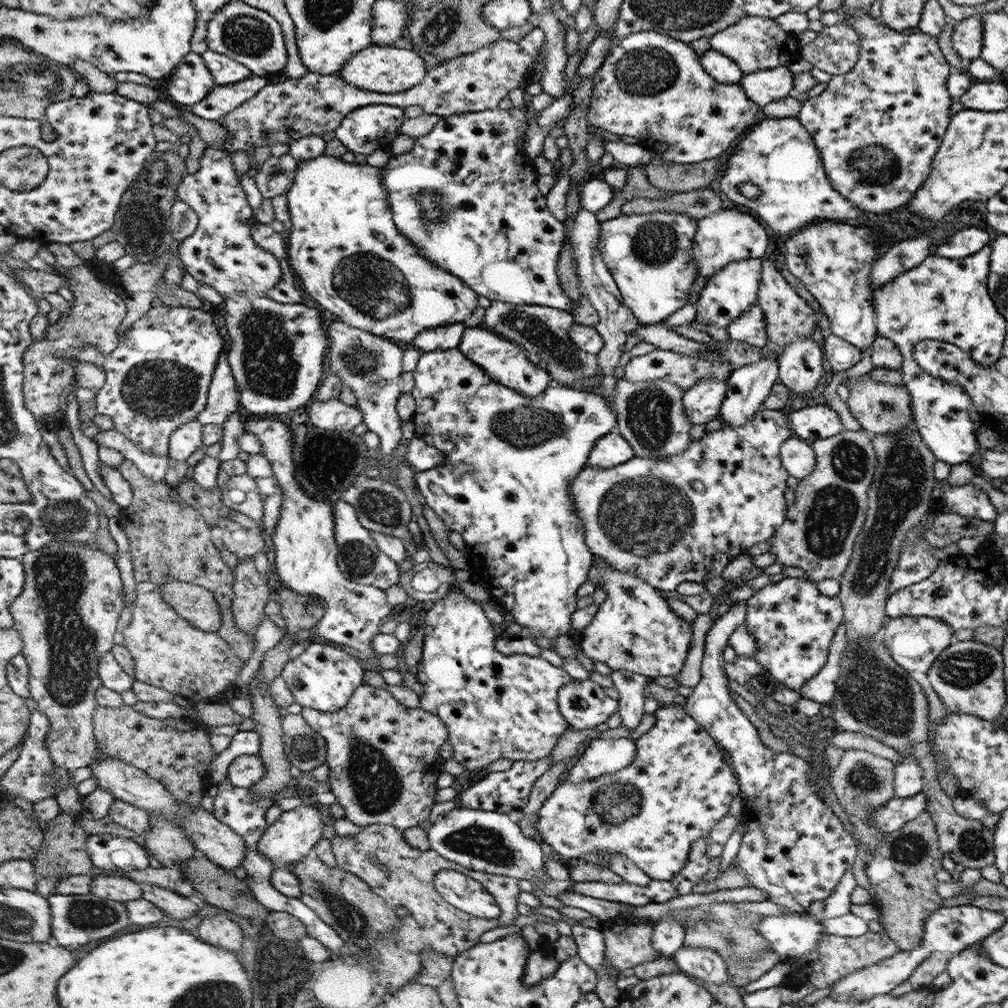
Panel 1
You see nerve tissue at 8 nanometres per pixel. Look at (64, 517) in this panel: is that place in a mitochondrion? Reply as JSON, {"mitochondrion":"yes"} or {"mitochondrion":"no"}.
{"mitochondrion":"yes"}

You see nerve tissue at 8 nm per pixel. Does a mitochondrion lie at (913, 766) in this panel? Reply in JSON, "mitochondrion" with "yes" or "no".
{"mitochondrion":"no"}

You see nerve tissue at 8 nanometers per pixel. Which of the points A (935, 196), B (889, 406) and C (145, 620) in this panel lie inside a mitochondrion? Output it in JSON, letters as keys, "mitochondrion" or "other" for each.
{"A":"other","B":"mitochondrion","C":"other"}

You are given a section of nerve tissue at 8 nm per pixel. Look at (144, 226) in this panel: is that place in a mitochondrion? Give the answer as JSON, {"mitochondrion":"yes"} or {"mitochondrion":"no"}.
{"mitochondrion":"yes"}

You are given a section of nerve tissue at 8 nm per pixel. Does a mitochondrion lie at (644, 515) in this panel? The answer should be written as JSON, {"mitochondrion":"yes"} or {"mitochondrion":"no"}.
{"mitochondrion":"yes"}

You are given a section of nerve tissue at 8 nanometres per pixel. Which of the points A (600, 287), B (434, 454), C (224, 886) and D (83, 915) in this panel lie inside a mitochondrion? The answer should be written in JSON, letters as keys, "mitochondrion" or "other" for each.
{"A":"mitochondrion","B":"other","C":"mitochondrion","D":"mitochondrion"}

